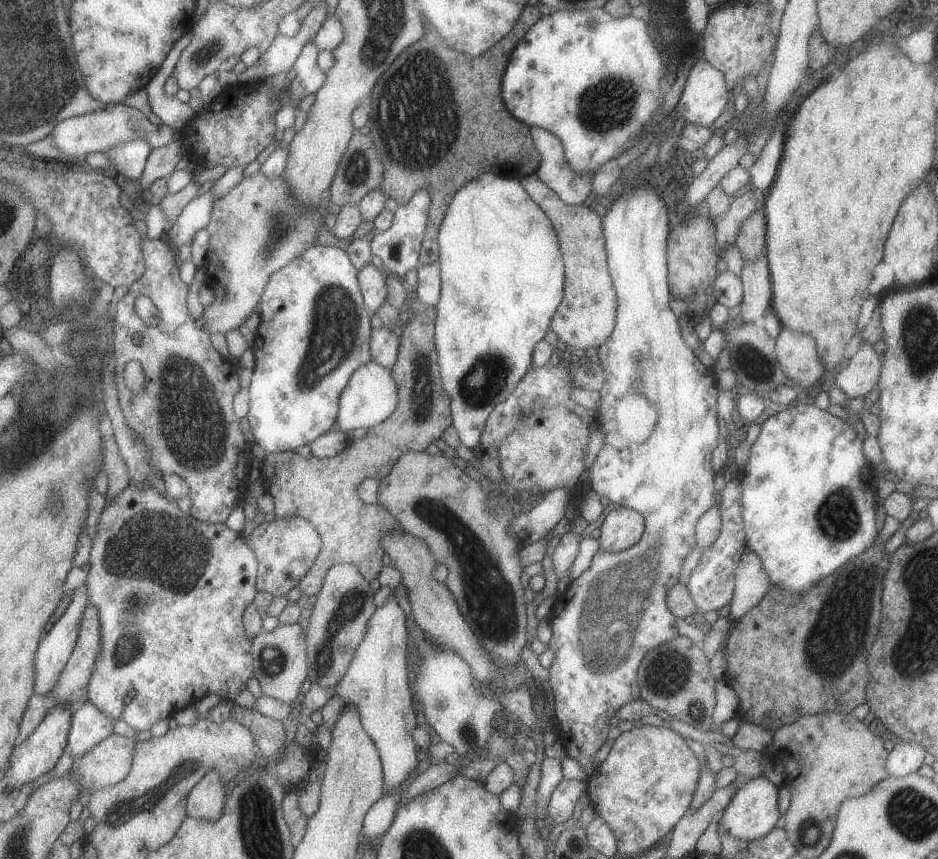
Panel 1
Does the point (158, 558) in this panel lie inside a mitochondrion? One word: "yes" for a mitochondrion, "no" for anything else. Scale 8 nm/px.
yes

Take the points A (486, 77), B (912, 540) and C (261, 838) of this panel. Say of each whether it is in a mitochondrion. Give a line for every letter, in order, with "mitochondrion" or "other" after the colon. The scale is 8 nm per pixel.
A: other
B: other
C: mitochondrion

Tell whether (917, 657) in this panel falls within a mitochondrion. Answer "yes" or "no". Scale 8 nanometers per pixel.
yes

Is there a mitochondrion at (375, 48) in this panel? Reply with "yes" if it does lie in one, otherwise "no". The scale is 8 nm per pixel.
yes

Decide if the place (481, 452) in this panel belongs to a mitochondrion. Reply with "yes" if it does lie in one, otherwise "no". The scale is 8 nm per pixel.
no

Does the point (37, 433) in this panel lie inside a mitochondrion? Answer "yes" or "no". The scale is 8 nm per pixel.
yes

